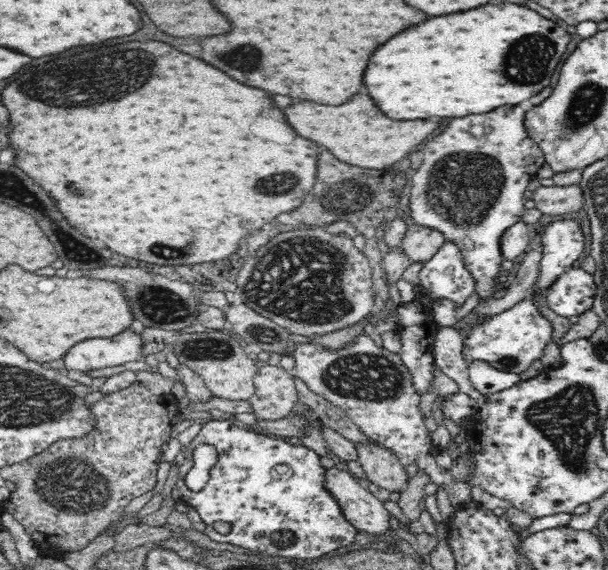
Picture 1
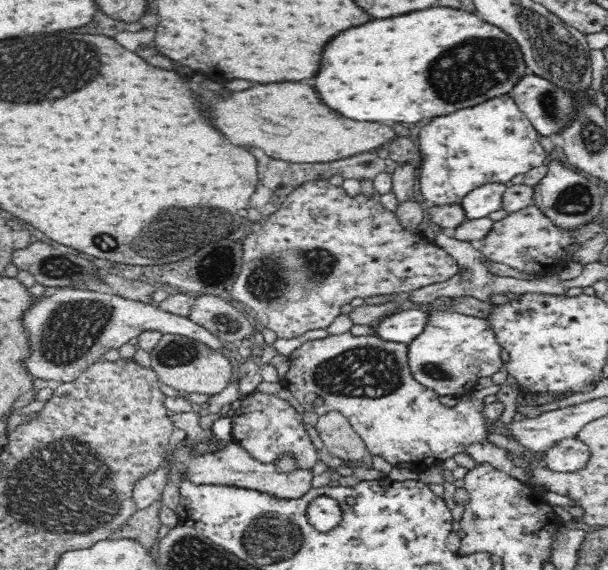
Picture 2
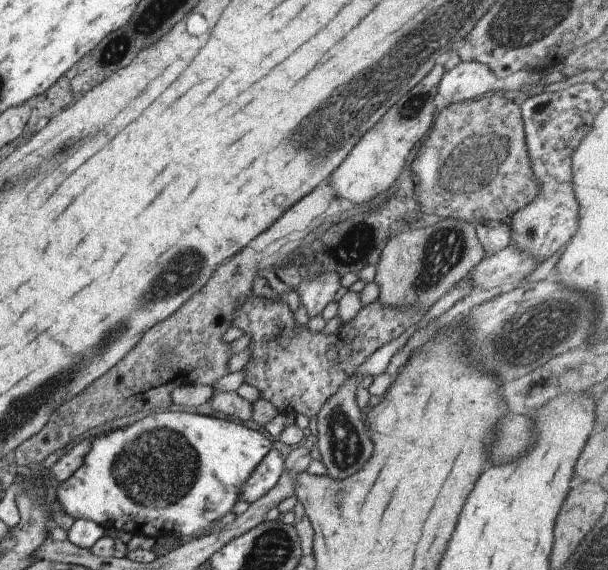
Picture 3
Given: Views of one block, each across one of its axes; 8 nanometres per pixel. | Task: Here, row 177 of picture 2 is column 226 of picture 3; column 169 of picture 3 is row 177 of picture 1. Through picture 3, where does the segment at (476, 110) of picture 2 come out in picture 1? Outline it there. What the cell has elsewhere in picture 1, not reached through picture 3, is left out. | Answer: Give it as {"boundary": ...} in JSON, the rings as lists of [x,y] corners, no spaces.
{"boundary":[[[502,106],[488,114],[470,114],[466,118],[454,118],[442,134],[438,134],[426,144],[426,148],[422,150],[424,162],[412,176],[410,218],[414,220],[414,225],[433,228],[441,232],[447,242],[460,247],[466,270],[476,281],[475,292],[479,300],[494,298],[496,292],[503,291],[506,287],[498,283],[502,261],[505,260],[501,254],[502,234],[510,226],[521,221],[528,205],[524,192],[545,164],[542,150],[526,133],[524,114],[526,112],[520,106]]]}

